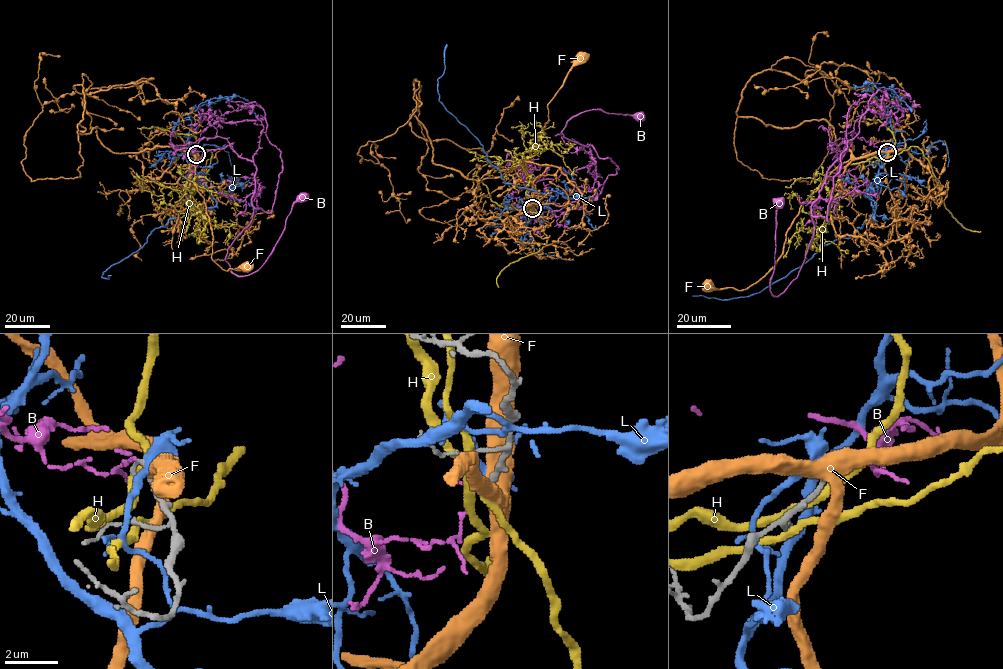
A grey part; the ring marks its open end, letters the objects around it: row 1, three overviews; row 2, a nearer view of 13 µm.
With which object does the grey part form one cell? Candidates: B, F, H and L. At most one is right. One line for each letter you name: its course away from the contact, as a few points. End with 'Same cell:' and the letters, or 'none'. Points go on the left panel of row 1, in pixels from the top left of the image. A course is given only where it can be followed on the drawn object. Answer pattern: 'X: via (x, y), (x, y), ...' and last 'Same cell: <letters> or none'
Same cell: none

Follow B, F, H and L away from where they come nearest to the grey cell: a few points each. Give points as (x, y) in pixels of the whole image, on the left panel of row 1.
B: (194, 153), (176, 146), (219, 136), (255, 166), (252, 220), (225, 258), (239, 276), (261, 266), (302, 198)
F: (196, 154), (194, 181), (203, 198), (210, 222), (211, 258), (226, 270), (245, 269)
H: (194, 155), (186, 185), (191, 205), (217, 228), (229, 228), (230, 237), (225, 244)
L: (195, 154), (195, 171), (215, 205), (169, 219), (102, 277), (111, 276)

